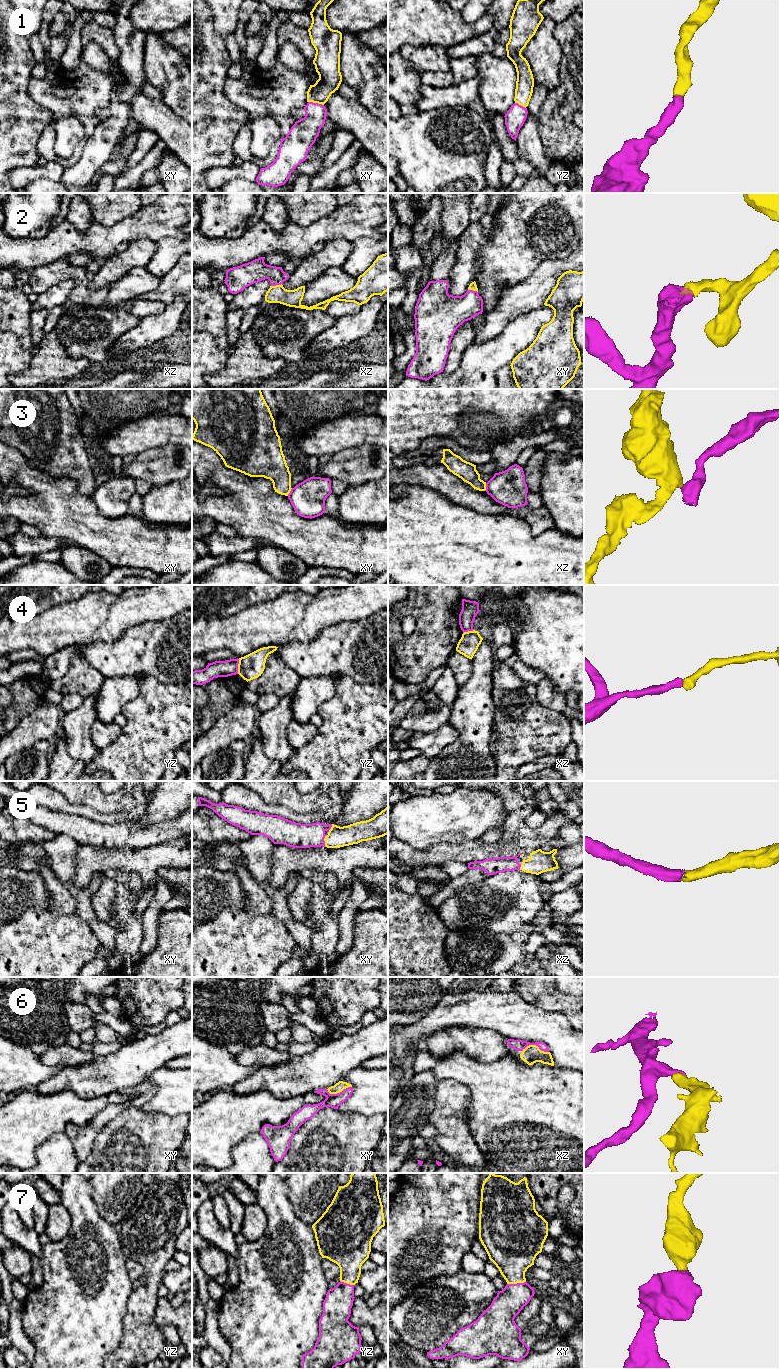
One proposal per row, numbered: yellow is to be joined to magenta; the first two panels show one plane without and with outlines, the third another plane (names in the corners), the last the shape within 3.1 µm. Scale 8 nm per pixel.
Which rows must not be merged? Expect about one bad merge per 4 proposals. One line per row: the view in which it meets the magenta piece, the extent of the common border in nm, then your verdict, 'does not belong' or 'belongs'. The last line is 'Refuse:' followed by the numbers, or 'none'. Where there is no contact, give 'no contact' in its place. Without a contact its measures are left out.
1: meets magenta in xy; contact 130 nm long; belongs
2: meets magenta in xz; contact 90 nm long; belongs
3: meets magenta in xy; contact 80 nm long; does not belong
4: meets magenta in yz; contact 120 nm long; does not belong
5: meets magenta in xy; contact 80 nm long; belongs
6: meets magenta in xz; contact 220 nm long; belongs
7: meets magenta in xy; contact 150 nm long; belongs
Refuse: 3, 4

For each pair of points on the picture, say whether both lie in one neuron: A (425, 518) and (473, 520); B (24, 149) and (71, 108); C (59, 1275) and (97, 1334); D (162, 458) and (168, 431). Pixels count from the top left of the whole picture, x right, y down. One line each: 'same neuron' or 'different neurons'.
A: same neuron
B: different neurons
C: same neuron
D: different neurons

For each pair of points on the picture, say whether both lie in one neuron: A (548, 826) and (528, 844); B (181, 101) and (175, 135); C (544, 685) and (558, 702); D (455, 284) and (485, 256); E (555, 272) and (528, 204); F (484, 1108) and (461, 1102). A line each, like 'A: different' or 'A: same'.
A: same
B: different
C: same
D: different
E: different
F: different

